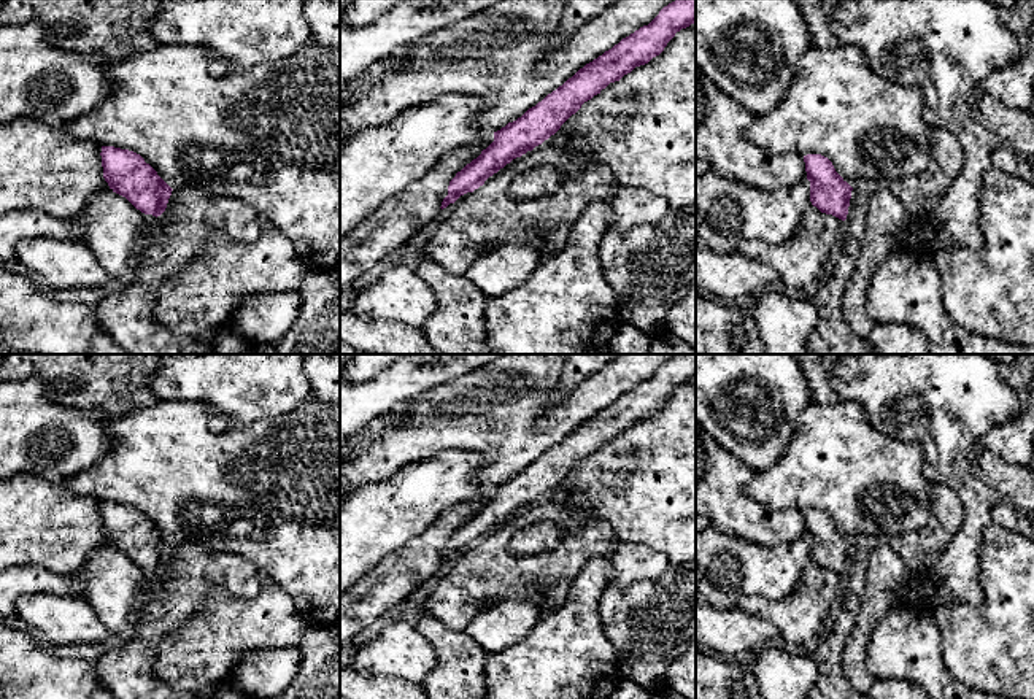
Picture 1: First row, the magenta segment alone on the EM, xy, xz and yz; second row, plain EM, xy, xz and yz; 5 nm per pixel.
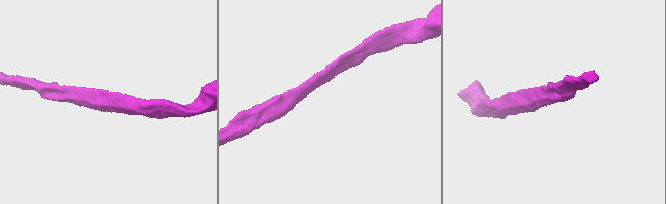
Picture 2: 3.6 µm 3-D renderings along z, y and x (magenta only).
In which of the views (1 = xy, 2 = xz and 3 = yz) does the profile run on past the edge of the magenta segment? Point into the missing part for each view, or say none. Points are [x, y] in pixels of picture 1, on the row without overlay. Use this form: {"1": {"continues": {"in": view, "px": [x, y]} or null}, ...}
{"1": {"continues": null}, "2": {"continues": null}, "3": {"continues": null}}

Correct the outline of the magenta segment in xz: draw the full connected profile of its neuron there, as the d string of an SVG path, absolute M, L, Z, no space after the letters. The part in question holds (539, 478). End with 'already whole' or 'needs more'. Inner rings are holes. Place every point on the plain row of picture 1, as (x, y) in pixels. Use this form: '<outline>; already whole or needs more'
M677 354L648 380L580 424L521 473L494 488L494 497L449 537L442 566L554 491L581 461L659 411L681 384L696 378L696 354Z; already whole

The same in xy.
M102 502L103 534L110 545L125 553L145 570L160 572L172 551L172 543L145 518L129 505Z; already whole

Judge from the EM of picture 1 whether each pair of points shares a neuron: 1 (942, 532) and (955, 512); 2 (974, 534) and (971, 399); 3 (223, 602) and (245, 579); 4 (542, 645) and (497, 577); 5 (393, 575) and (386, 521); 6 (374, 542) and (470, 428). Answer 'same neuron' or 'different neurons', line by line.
1: same neuron
2: same neuron
3: different neurons
4: different neurons
5: different neurons
6: different neurons

